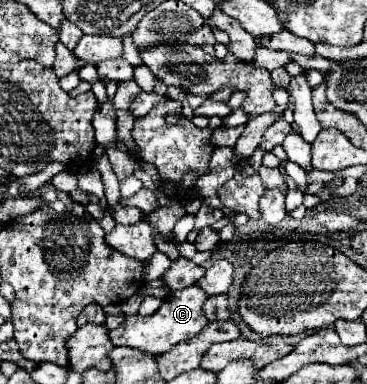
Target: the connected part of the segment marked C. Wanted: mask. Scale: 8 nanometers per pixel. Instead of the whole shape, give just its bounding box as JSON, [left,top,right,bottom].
[109,284,209,354]

